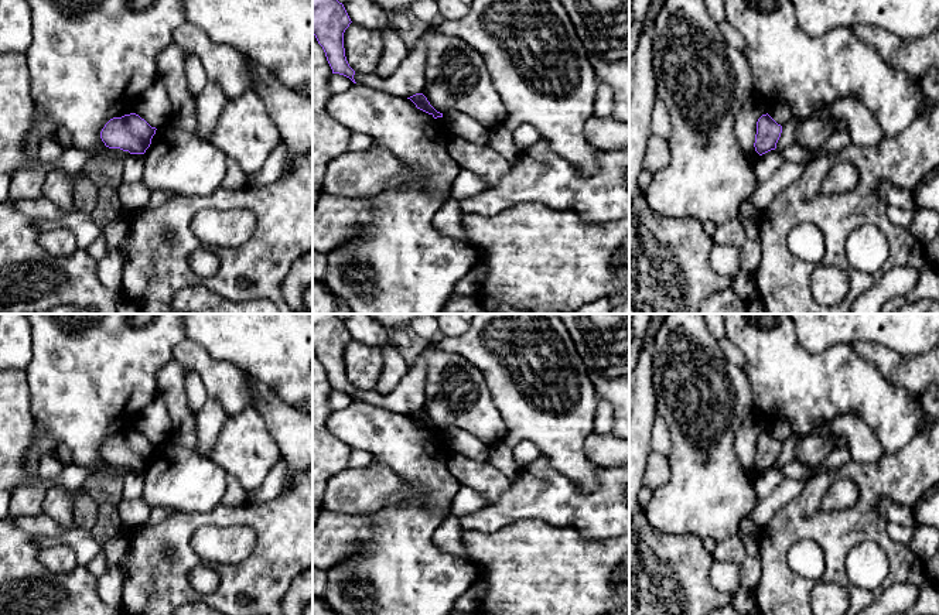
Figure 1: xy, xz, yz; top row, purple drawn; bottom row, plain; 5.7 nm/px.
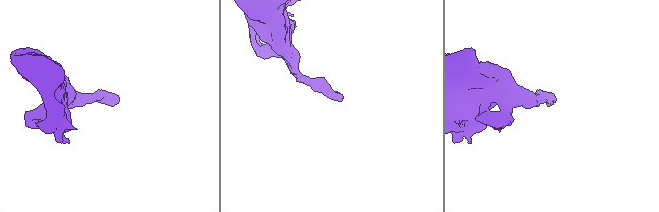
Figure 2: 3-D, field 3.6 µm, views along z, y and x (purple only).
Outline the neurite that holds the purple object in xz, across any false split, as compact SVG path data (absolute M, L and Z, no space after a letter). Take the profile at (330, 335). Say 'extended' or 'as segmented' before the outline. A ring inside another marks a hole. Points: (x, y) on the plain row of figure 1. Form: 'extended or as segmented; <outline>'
as segmented; M313 314L313 351L322 363L332 390L356 400L344 365L344 349L351 339L344 321L335 314Z

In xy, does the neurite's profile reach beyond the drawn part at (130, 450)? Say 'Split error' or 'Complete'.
Complete

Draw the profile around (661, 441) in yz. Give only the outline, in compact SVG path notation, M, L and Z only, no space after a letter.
M656 413L651 430L651 448L669 458L672 452L672 437L666 421Z

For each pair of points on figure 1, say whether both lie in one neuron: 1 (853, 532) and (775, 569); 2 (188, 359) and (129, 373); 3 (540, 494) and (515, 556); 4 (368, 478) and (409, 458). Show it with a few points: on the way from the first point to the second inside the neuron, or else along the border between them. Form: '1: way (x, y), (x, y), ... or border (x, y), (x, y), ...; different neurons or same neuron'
1: way (829, 530), (796, 530), (782, 545); same neuron
2: border (185, 338), (174, 347), (171, 358); different neurons
3: border (563, 526), (521, 519), (499, 530); different neurons
4: border (374, 460), (386, 464), (415, 489); different neurons

